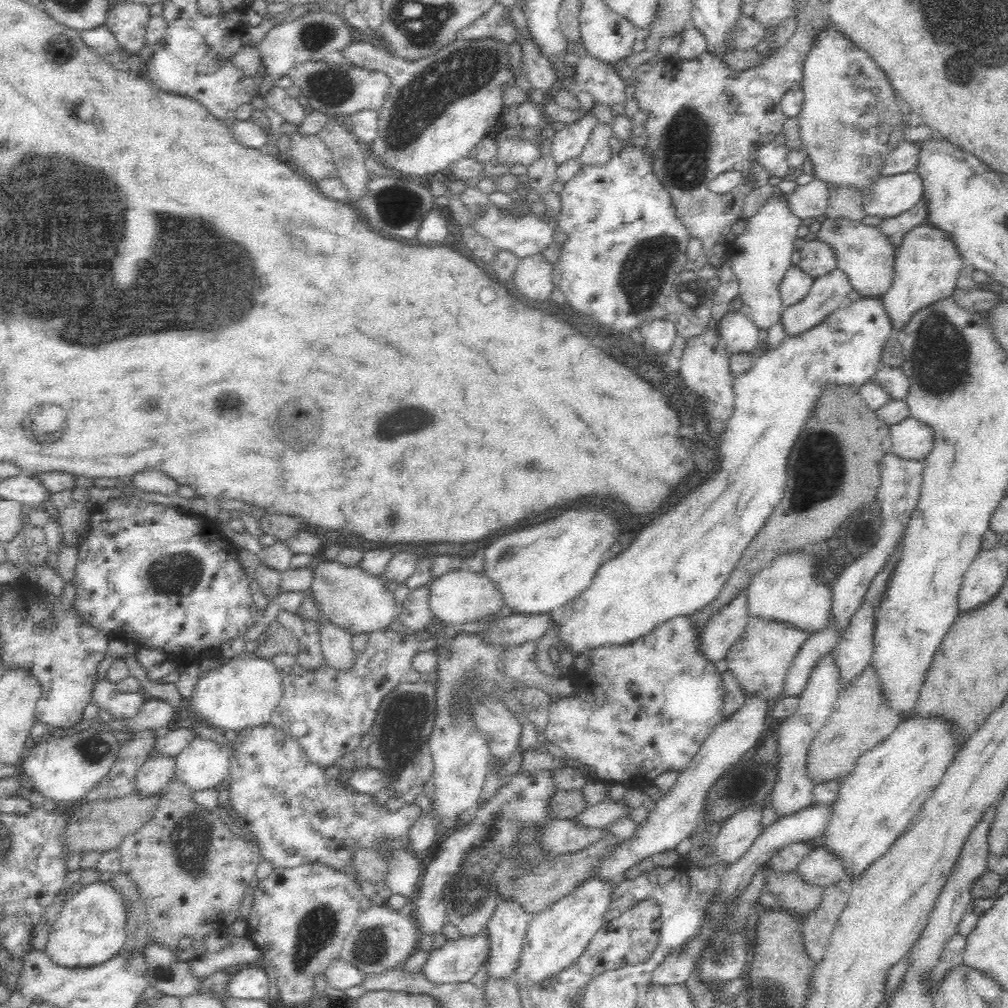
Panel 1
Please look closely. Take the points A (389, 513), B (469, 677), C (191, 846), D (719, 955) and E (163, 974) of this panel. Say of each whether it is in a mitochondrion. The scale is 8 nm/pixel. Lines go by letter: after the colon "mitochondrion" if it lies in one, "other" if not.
A: mitochondrion
B: mitochondrion
C: mitochondrion
D: mitochondrion
E: other

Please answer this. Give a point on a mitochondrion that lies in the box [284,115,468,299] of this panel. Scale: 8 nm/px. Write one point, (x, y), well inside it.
(396, 206)

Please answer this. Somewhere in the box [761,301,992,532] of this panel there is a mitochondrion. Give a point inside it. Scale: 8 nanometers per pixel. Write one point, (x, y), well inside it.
(941, 361)

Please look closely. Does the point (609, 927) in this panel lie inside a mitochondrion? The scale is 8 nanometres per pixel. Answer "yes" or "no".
no

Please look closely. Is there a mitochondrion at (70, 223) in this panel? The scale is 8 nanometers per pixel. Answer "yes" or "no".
yes

